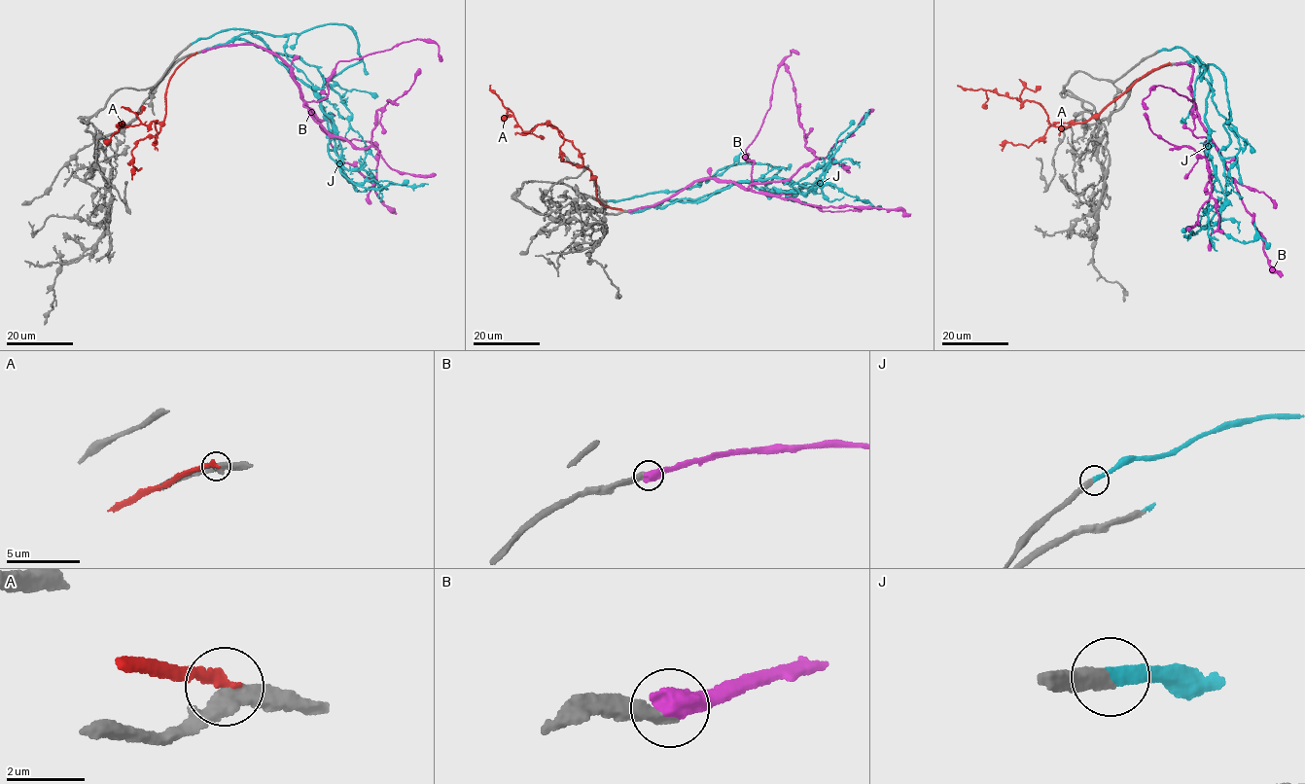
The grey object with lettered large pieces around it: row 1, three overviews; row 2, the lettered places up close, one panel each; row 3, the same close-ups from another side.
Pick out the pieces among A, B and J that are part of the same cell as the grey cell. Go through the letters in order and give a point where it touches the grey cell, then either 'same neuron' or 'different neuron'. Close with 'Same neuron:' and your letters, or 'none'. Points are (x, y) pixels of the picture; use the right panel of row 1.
A: (1170, 63) | different neuron
B: (1177, 64) | different neuron
J: (1158, 52) | same neuron
Same neuron: J

